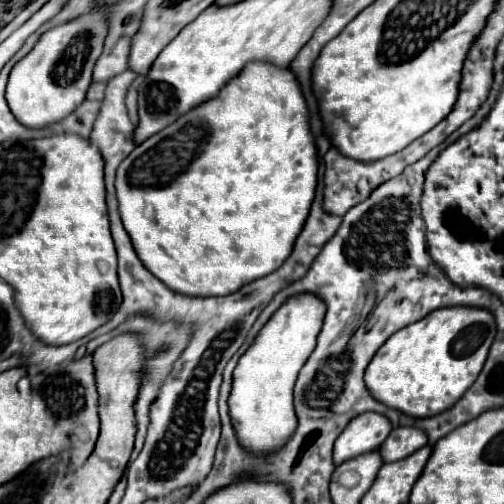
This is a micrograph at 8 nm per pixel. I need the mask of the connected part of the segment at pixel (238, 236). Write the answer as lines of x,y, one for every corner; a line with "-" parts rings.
250,63
250,67
246,67
246,71
238,75
238,79
226,83
226,87
222,87
222,93
218,93
214,99
200,103
198,107
194,107
194,111
182,115
178,123
172,123
170,127
158,131
158,135
146,139
146,143
140,143
120,163
116,171
116,195
120,203
122,223
132,239
138,257
142,259
146,269
154,271
154,275
170,289
192,297
230,295
240,287
244,287
246,283
252,283
262,275
276,271
288,259
294,239
302,231
302,223
306,221
306,215
310,213
310,205
314,201
316,185
318,185
318,149
310,129
310,113
306,107
306,99
300,91
300,83
298,79
294,79
294,71
290,71
290,67
270,67
270,63

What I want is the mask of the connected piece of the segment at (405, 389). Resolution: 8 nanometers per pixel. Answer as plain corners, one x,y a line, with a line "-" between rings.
446,307
396,331
366,367
366,387
384,405
412,417
450,409
476,381
496,335
494,315
482,307

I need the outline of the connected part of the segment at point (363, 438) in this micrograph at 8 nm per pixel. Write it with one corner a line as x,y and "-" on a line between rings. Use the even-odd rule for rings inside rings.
360,413
356,415
342,435
336,439
334,445
334,463
340,465
356,455
362,455
366,451
372,451
374,447
380,447
384,439
390,435
392,425
390,421
380,413

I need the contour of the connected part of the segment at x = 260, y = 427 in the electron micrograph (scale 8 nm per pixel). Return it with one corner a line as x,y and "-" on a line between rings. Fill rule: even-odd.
312,293
294,295
282,305
258,333
252,347
240,357
234,369
232,393
228,399
232,423
242,447
254,453
268,453
290,439
298,421
292,405
292,389
298,371
316,347
326,307

